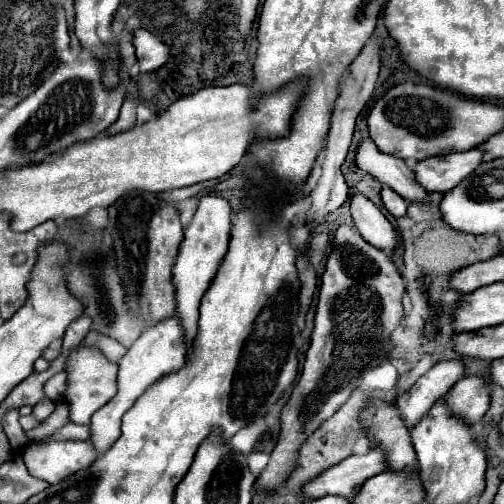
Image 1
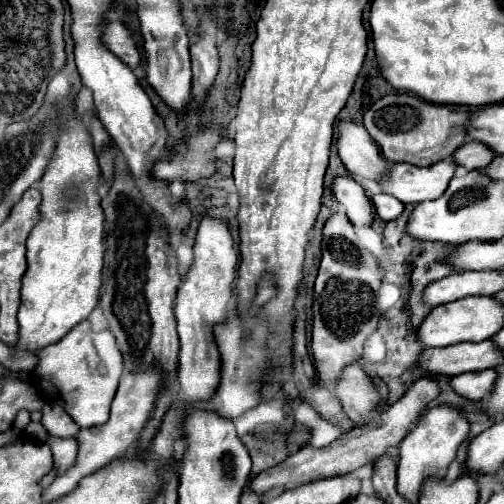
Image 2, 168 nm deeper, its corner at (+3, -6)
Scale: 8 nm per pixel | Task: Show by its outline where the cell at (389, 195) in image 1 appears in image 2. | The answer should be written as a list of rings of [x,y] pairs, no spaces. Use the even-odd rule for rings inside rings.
[[[375,194],[371,198],[373,206],[375,206],[375,212],[381,220],[389,222],[389,220],[395,220],[399,218],[399,214],[403,212],[403,202],[399,202],[397,198],[389,196],[389,194]]]

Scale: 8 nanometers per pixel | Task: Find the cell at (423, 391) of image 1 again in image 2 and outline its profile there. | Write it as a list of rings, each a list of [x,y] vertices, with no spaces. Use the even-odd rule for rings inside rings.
[[[431,378],[417,380],[401,400],[397,400],[393,406],[389,406],[381,412],[381,416],[377,418],[377,428],[375,428],[375,422],[371,422],[363,428],[353,428],[351,432],[339,436],[339,440],[335,440],[331,444],[331,448],[303,446],[297,454],[285,458],[281,464],[277,464],[277,466],[261,472],[259,476],[255,476],[251,480],[251,490],[255,494],[287,490],[287,488],[295,488],[295,486],[301,486],[301,484],[307,484],[307,482],[333,478],[333,476],[343,476],[343,474],[349,474],[349,472],[353,472],[355,468],[359,468],[363,464],[371,464],[373,460],[377,460],[387,450],[387,446],[399,444],[407,436],[409,428],[413,426],[411,422],[415,422],[421,408],[427,406],[437,394],[439,394],[437,382],[433,382]]]

